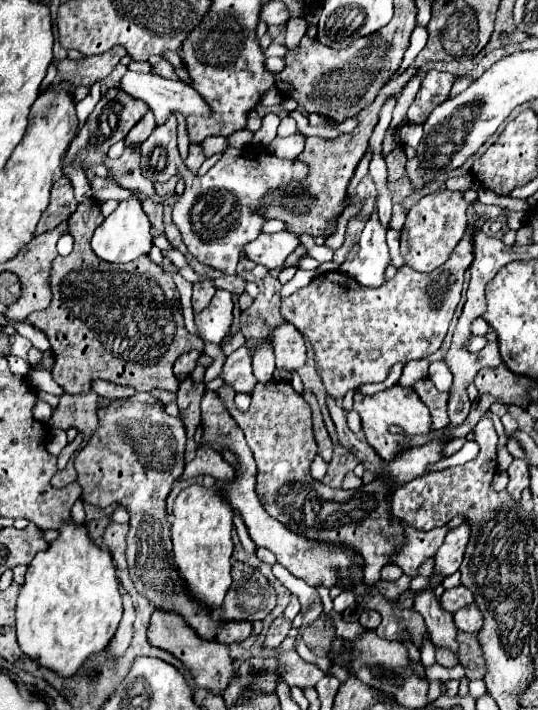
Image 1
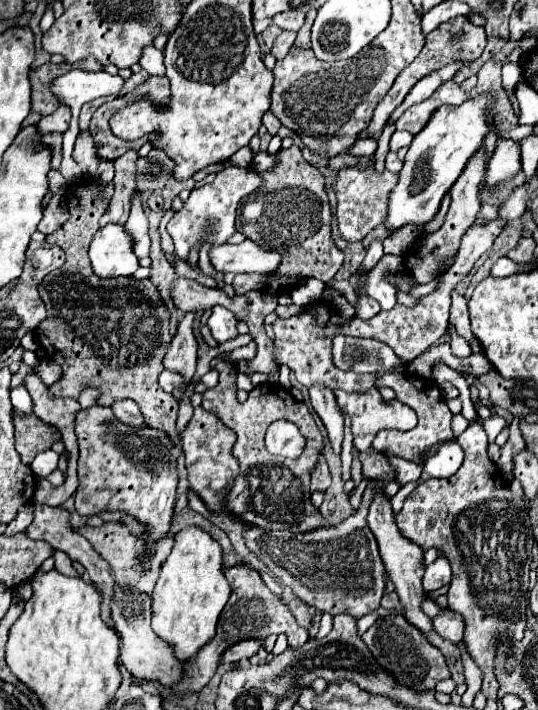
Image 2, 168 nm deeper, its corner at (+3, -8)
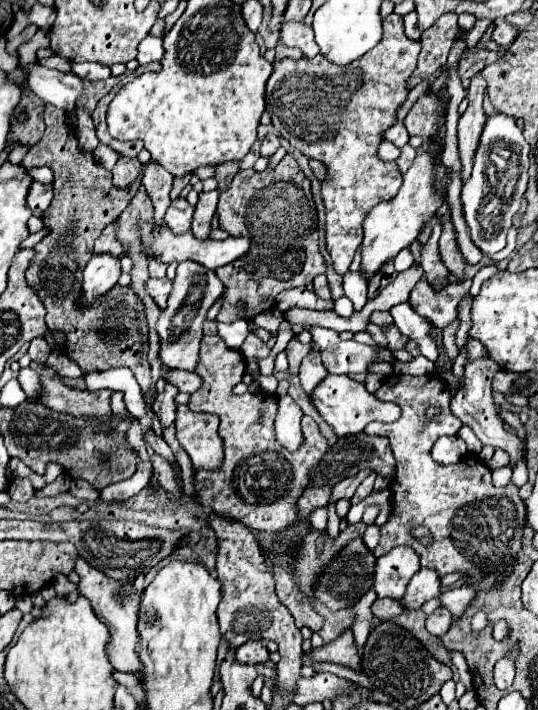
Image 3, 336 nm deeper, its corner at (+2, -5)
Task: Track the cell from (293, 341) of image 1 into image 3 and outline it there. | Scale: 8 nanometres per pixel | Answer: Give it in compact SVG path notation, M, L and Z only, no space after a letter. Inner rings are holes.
M147 279L145 283L145 291L147 295L151 295L151 299L159 305L159 309L165 309L167 305L167 297L171 293L171 281L169 279Z

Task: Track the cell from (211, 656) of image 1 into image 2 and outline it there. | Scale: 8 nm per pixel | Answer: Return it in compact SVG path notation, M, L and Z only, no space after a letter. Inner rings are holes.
M116 586L114 604L112 604L112 618L118 634L122 636L122 662L126 670L140 678L152 678L160 680L166 686L176 686L182 680L186 662L178 660L172 646L166 640L160 640L150 622L152 622L152 600L148 594L136 590L136 588L122 588Z

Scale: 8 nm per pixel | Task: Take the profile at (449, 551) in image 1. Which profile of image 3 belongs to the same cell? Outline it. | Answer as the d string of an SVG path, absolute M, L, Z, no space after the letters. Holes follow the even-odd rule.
M421 569L411 577L405 589L405 595L401 597L401 603L409 611L419 609L425 601L439 595L439 585L441 585L441 579L433 569Z

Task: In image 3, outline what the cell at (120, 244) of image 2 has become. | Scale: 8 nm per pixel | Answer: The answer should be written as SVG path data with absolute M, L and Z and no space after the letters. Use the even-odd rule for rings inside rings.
M93 255L83 271L83 283L81 283L81 295L79 303L83 307L93 305L93 301L101 295L105 295L119 279L121 267L119 257L109 255Z

